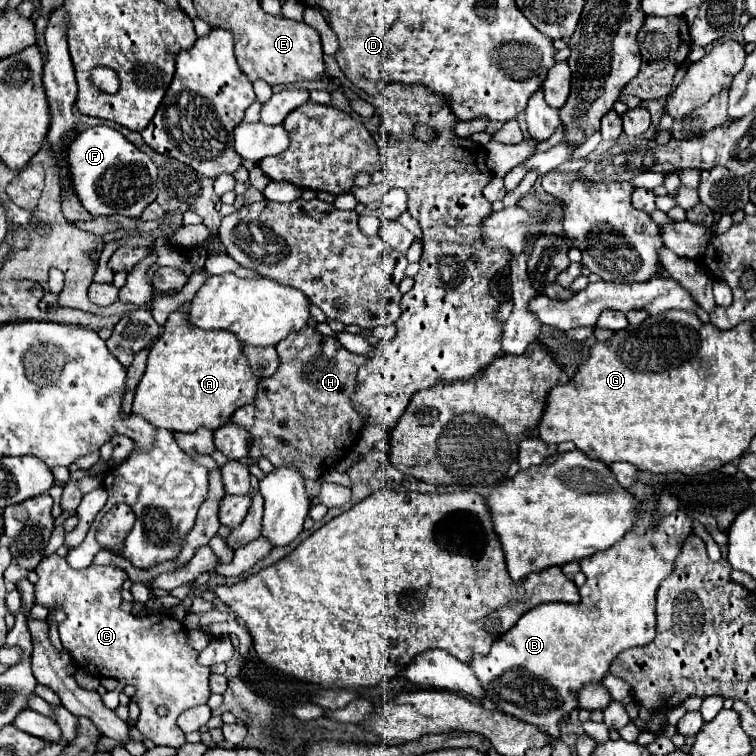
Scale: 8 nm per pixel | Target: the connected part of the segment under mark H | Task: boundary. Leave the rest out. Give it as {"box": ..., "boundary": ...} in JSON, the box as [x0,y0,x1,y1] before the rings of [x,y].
{"box":[231,326,365,480],"boundary":[[[305,326],[301,332],[291,334],[289,338],[281,340],[277,344],[279,354],[279,368],[273,374],[273,378],[265,378],[257,384],[257,394],[253,404],[239,408],[231,422],[245,428],[253,436],[253,450],[249,456],[257,462],[261,456],[269,458],[273,466],[277,464],[289,464],[293,456],[297,456],[297,468],[301,468],[301,474],[305,478],[317,480],[325,470],[333,468],[341,458],[345,458],[353,444],[357,442],[357,434],[361,432],[363,418],[353,410],[351,406],[351,394],[355,392],[355,374],[365,364],[365,356],[351,358],[353,352],[343,348],[343,362],[339,358],[341,344],[337,340],[329,340],[327,336],[319,334],[315,328]]]}

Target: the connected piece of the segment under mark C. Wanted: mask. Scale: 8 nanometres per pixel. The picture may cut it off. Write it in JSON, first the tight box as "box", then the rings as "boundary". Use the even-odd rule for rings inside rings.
{"box":[35,554,211,746],"boundary":[[[53,554],[35,572],[39,576],[35,584],[37,604],[49,608],[59,602],[67,614],[67,620],[59,624],[59,638],[77,666],[89,674],[111,676],[137,686],[135,698],[141,708],[139,732],[157,746],[183,746],[185,734],[175,722],[177,716],[187,708],[207,704],[211,696],[209,668],[197,664],[197,652],[187,644],[183,626],[165,614],[133,616],[121,612],[121,584],[127,580],[127,572],[117,566],[91,564],[75,570],[65,558]],[[159,706],[167,708],[165,716],[157,714]]]}

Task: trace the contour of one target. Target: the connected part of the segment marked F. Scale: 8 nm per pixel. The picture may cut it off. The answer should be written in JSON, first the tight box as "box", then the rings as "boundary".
{"box":[69,124,157,216],"boundary":[[[105,124],[77,134],[69,146],[69,176],[81,206],[93,216],[141,216],[157,198],[157,166],[121,132]]]}

